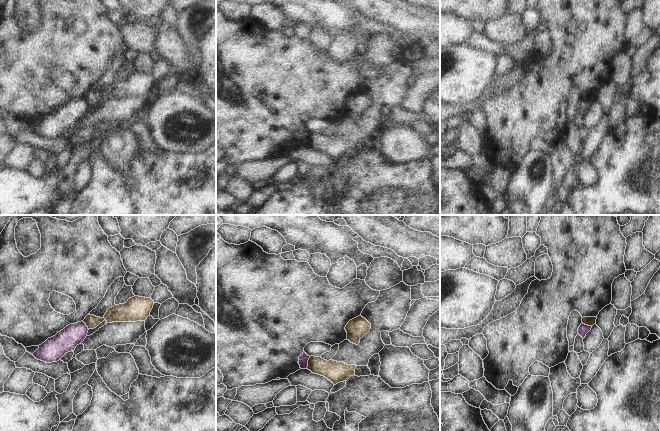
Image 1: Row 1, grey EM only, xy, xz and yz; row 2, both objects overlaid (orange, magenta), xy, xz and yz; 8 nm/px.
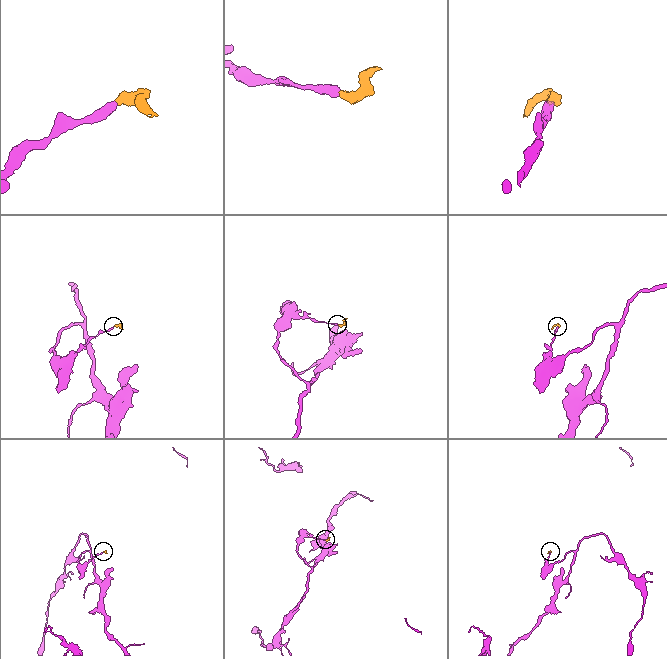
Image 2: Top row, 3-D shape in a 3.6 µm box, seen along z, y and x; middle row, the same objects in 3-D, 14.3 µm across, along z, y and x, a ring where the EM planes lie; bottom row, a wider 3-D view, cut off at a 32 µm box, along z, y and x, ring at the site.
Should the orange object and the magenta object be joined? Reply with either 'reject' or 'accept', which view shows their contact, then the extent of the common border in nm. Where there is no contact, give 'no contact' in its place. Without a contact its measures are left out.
reject; meets orange in xz; contact 110 nm long

